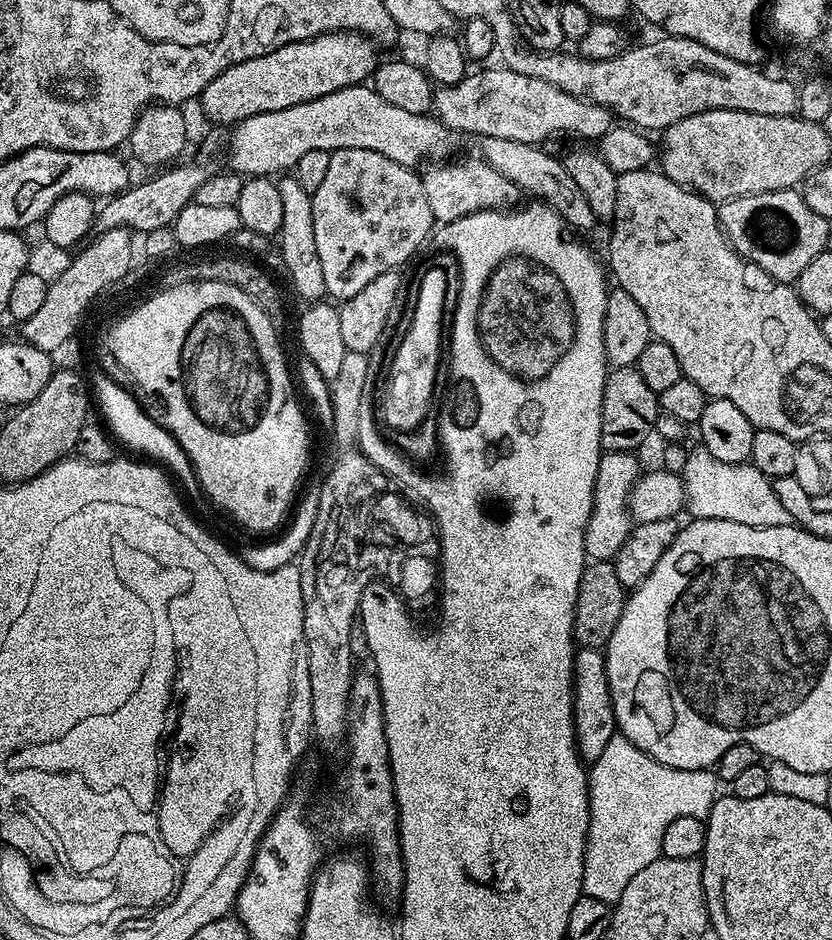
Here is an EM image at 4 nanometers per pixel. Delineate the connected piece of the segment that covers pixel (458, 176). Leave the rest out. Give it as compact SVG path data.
M483 158L475 159L464 160L461 164L444 162L439 166L429 167L432 169L423 173L426 202L430 205L430 214L437 225L449 224L475 212L504 210L521 203L522 190L517 184L494 170Z

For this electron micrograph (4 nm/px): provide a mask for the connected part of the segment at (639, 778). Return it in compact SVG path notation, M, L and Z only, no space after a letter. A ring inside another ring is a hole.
M612 736L606 750L588 768L590 822L588 839L584 841L583 895L615 905L634 874L660 859L662 834L674 818L707 817L718 799L716 784L715 771L671 768L638 750L625 736Z

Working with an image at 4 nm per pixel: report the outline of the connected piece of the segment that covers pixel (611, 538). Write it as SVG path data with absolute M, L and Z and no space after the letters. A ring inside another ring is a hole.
M604 452L600 458L600 469L596 475L596 485L592 491L592 509L584 531L584 555L589 561L613 561L626 542L634 521L628 514L628 495L640 479L642 467L637 457L630 452Z

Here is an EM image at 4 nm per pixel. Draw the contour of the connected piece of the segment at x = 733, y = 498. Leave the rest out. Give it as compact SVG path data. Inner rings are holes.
M702 446L693 447L682 473L684 502L689 517L698 520L729 520L742 522L746 526L786 526L793 523L790 514L778 500L773 481L762 474L751 462L727 464L718 462L710 450Z

